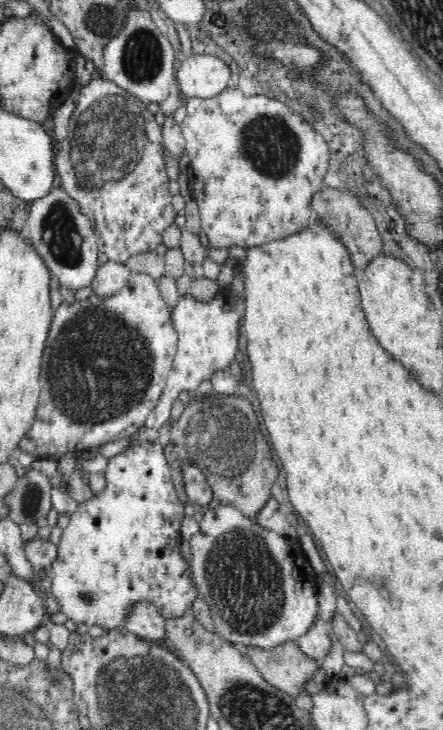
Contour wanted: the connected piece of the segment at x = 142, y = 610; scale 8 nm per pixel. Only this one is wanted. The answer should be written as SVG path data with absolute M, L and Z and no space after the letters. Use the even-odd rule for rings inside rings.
M135 603L127 610L126 627L130 633L154 642L167 643L166 624L161 613L150 603Z

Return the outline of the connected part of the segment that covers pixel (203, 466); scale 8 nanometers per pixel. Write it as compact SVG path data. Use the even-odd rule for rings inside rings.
M203 381L200 382L196 391L204 392L204 394L200 393L198 396L194 396L192 402L186 403L183 413L171 426L171 437L164 447L164 454L170 465L172 481L174 481L178 498L184 505L193 505L196 511L204 512L218 508L218 506L233 506L241 510L242 514L247 517L255 518L259 508L270 498L270 488L274 486L274 481L278 478L278 466L270 454L266 434L262 434L262 426L258 426L256 412L252 408L252 404L248 400L244 400L244 392L237 390L235 394L221 395L214 392L208 382ZM184 460L191 460L191 464L205 474L206 482L209 482L209 486L213 490L213 500L207 505L201 506L188 498L184 479L182 479L182 467L180 467Z

